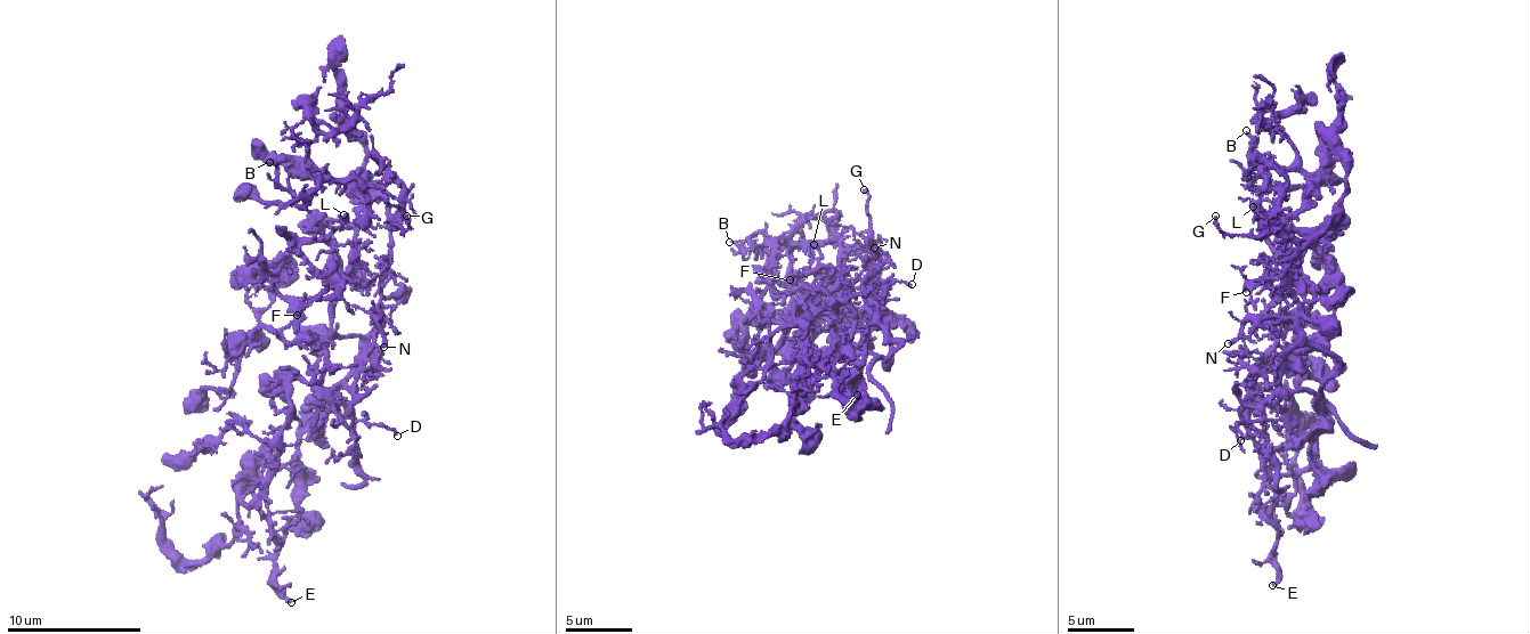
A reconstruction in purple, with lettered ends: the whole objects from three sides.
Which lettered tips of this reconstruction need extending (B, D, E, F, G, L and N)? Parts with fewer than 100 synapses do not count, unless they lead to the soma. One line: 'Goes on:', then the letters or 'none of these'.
Goes on: none of these

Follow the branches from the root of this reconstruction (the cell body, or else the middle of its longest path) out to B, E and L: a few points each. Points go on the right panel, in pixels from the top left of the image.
B: (1280, 349), (1301, 333), (1310, 303), (1293, 253), (1311, 240), (1259, 214), (1265, 178), (1246, 170), (1246, 130)
E: (1280, 349), (1254, 366), (1263, 363), (1249, 406), (1249, 429), (1267, 444), (1260, 507), (1276, 529), (1272, 585)
L: (1280, 349), (1301, 333), (1302, 309), (1311, 295), (1273, 270), (1284, 234), (1253, 206)

